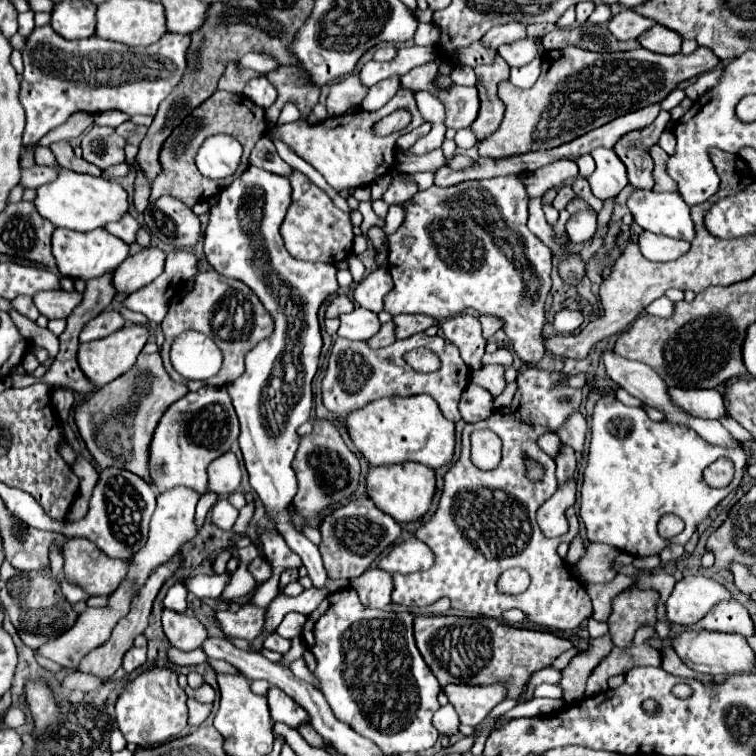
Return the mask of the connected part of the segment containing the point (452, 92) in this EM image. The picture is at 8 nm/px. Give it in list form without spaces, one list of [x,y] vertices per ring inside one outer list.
[[[453,85],[449,91],[437,95],[445,105],[445,127],[461,129],[469,127],[475,121],[479,111],[479,97],[475,87]]]

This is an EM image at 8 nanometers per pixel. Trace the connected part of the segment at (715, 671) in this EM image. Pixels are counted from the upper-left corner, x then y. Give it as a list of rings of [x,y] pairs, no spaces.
[[[683,631],[683,635],[675,635],[675,639],[671,639],[671,645],[675,649],[675,653],[679,655],[679,659],[693,671],[697,673],[705,673],[705,675],[733,675],[733,673],[745,673],[755,669],[755,653],[751,651],[751,647],[747,645],[743,635],[737,633],[719,633],[719,631]]]

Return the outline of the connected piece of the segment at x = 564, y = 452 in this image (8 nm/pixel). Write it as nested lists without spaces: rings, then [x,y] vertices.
[[[563,445],[559,455],[555,457],[555,463],[557,463],[557,481],[561,485],[565,479],[569,479],[575,473],[575,451],[571,451],[571,447]]]

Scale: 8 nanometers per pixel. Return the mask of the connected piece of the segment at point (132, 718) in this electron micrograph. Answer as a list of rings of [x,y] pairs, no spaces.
[[[149,669],[133,679],[115,705],[119,731],[139,747],[155,747],[175,739],[187,727],[187,695],[177,685],[177,675],[169,669]]]

